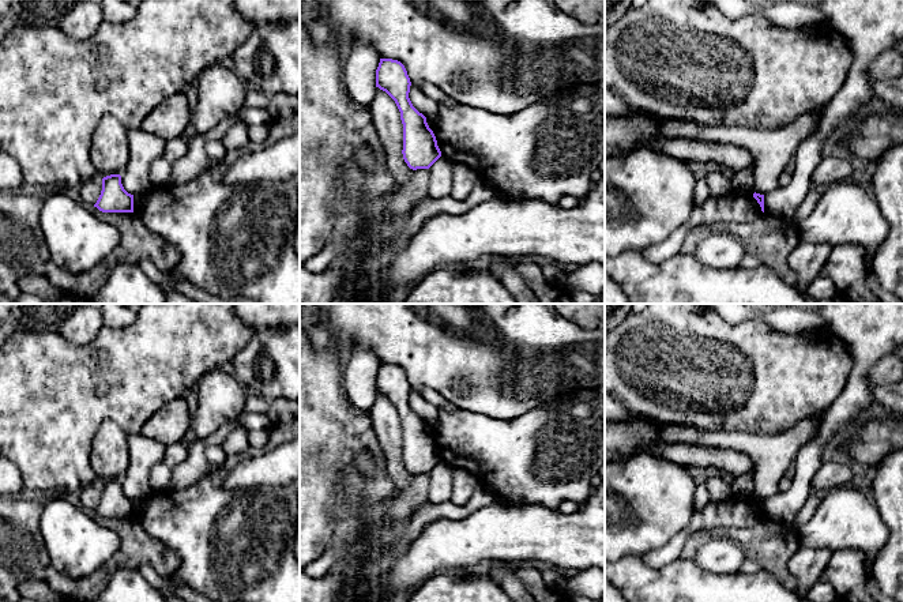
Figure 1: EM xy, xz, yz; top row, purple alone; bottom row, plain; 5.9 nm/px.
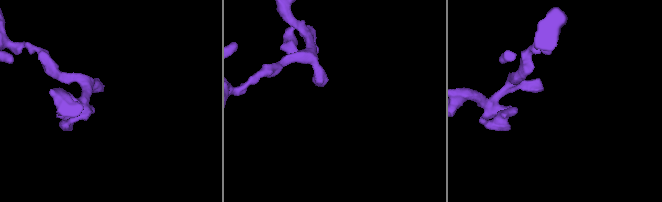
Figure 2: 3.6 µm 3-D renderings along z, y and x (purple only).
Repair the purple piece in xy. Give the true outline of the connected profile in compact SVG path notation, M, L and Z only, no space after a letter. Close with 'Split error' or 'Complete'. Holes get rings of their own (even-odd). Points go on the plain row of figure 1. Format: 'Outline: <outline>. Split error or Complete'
Outline: M120 479L102 484L102 496L94 512L102 518L133 518L133 500L124 494Z. Complete

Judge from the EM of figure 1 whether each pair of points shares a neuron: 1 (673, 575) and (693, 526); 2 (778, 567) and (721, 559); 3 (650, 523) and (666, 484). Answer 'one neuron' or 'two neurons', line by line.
1: two neurons
2: two neurons
3: one neuron

